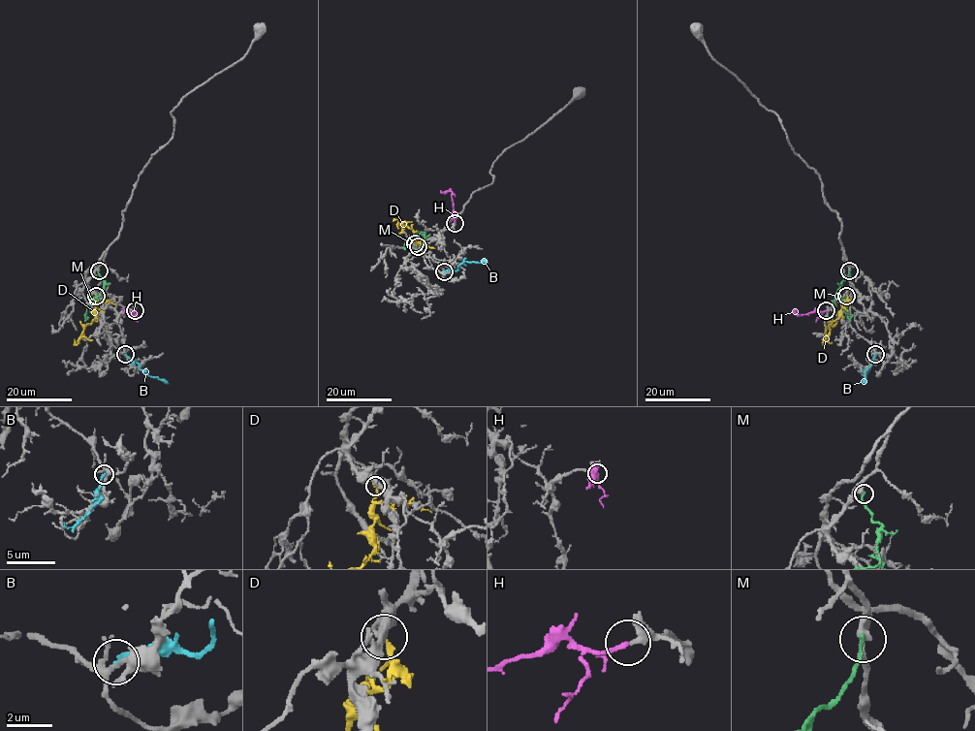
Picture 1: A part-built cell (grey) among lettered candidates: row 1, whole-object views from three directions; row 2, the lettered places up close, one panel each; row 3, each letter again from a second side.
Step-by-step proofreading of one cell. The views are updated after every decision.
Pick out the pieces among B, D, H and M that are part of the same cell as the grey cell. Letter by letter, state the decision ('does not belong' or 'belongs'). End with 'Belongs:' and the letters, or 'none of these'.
B: does not belong
D: does not belong
H: belongs
M: does not belong
Belongs: H

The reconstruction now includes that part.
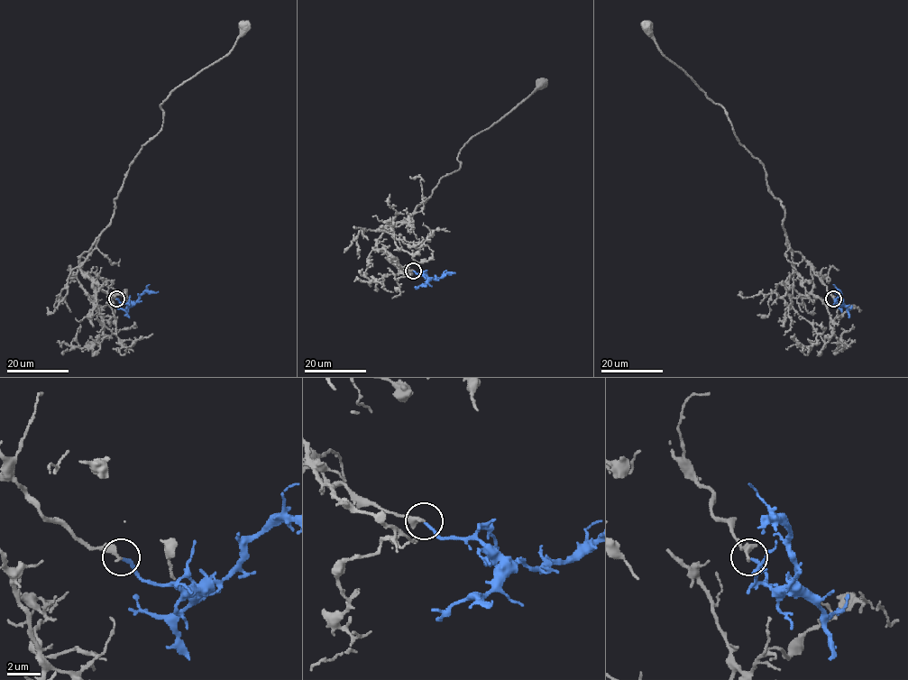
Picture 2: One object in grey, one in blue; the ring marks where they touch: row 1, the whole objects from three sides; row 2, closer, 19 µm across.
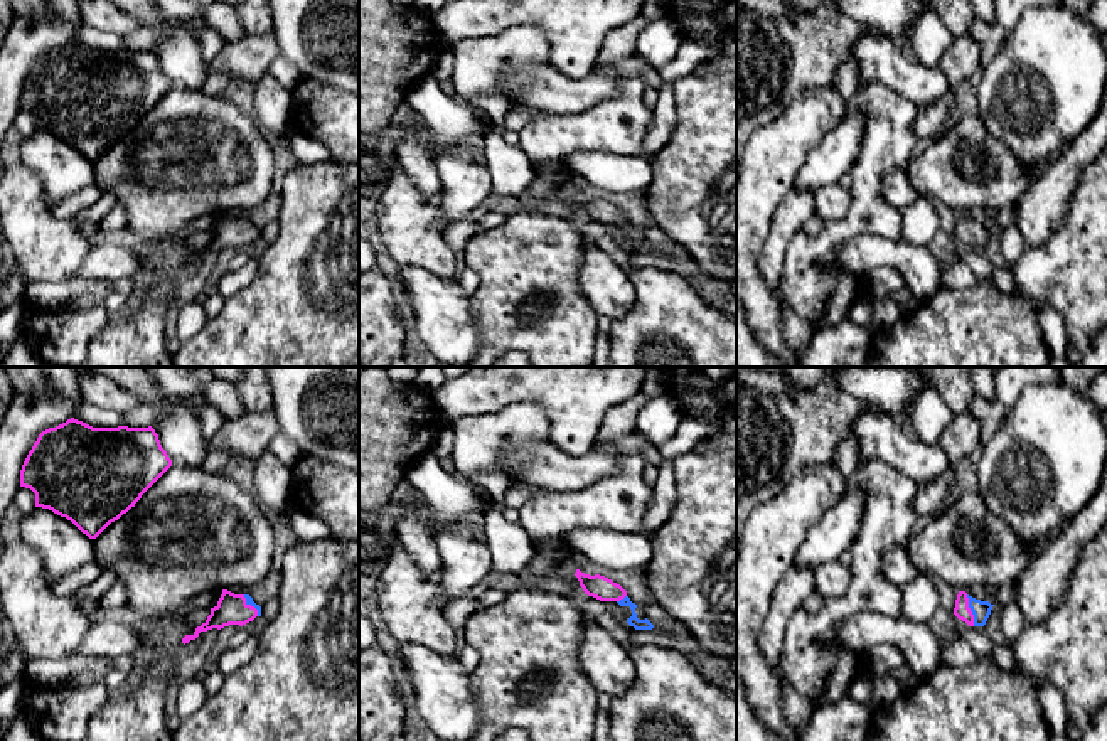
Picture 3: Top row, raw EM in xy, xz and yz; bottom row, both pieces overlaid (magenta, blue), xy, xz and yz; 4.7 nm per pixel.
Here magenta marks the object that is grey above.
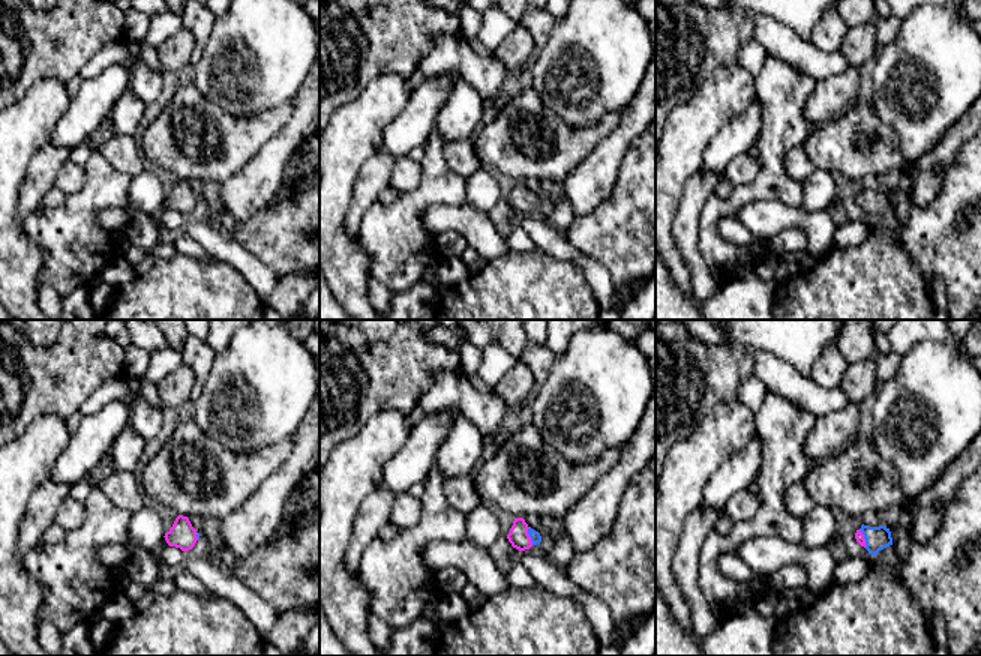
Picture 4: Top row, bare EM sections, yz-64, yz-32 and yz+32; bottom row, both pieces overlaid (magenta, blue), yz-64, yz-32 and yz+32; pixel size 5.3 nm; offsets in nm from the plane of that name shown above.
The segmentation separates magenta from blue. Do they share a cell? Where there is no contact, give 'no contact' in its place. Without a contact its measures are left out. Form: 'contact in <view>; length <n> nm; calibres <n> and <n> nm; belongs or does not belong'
contact in yz; length 160 nm; calibres 80 and 90 nm; belongs

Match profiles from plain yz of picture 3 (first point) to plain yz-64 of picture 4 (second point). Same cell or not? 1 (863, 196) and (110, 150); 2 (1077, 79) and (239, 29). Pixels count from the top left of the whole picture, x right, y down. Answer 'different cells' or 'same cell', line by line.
1: different cells
2: same cell

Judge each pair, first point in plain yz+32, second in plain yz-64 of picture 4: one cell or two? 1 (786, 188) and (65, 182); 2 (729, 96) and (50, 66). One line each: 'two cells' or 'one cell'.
1: two cells
2: two cells

